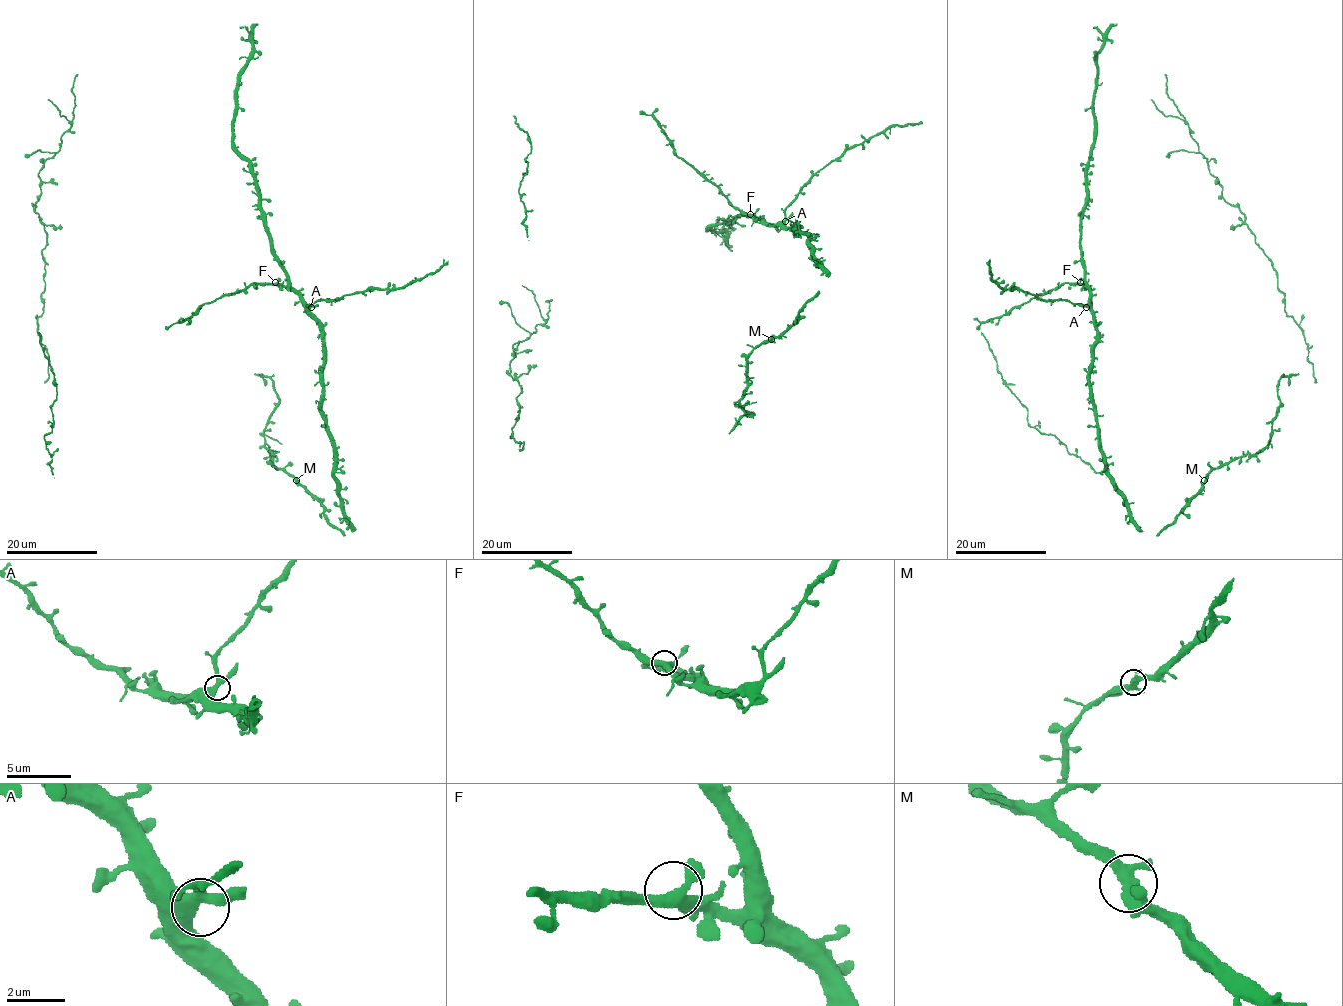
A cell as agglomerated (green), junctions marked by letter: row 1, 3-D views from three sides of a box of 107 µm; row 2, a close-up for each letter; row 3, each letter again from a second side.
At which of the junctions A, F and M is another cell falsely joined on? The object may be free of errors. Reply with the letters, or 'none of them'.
none of them

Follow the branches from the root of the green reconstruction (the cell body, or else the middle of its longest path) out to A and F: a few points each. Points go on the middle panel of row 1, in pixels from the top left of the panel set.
A: (733, 220), (749, 215), (770, 223), (785, 221)
F: (733, 220), (741, 215), (760, 218), (755, 219), (750, 214)

